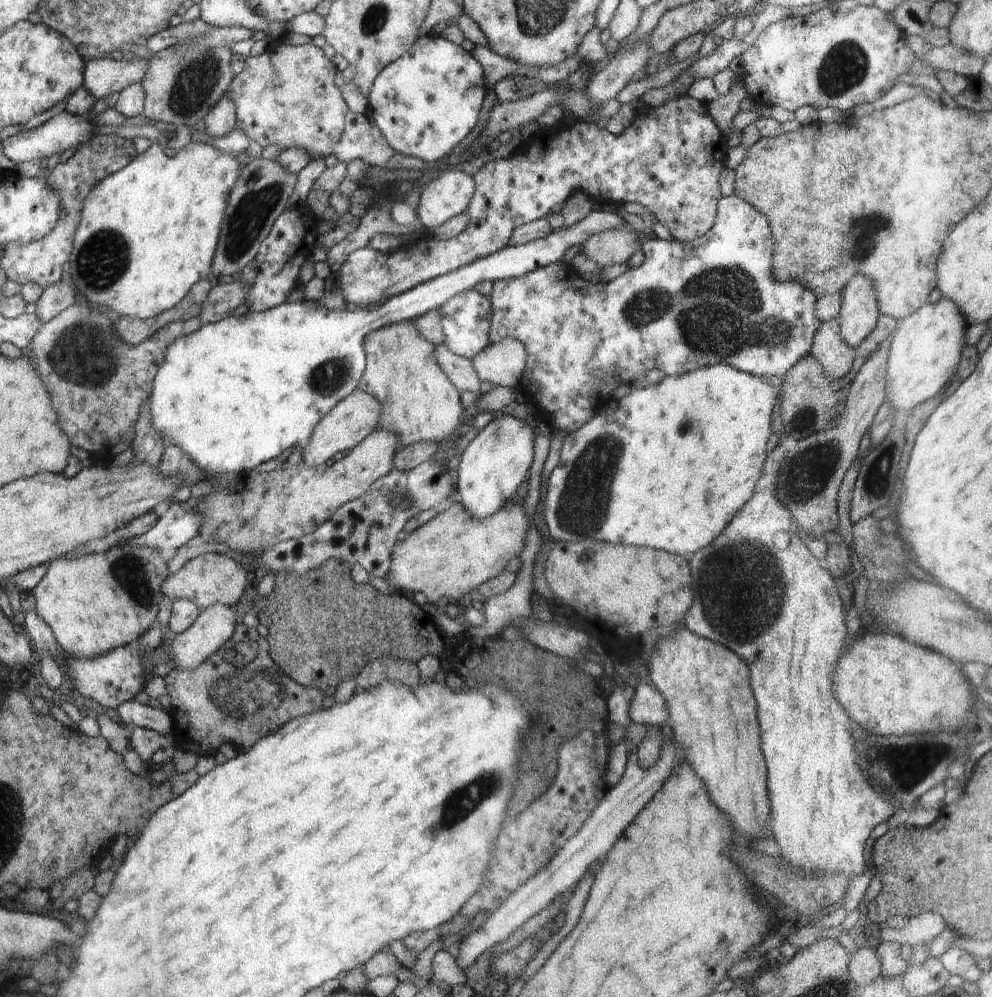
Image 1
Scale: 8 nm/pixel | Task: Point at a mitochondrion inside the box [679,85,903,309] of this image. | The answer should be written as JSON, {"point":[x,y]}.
{"point":[866,231]}

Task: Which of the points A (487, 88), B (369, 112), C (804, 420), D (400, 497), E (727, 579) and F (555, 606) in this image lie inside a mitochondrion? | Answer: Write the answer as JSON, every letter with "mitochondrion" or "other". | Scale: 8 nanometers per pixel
{"A":"other","B":"other","C":"mitochondrion","D":"mitochondrion","E":"mitochondrion","F":"other"}

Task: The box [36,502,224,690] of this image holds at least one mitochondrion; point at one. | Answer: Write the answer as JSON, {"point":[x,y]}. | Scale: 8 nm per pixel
{"point":[129,570]}

